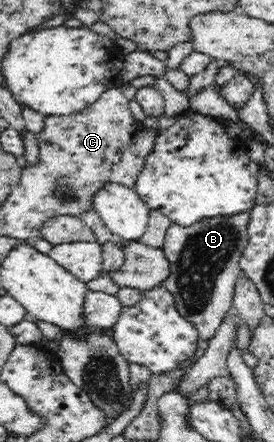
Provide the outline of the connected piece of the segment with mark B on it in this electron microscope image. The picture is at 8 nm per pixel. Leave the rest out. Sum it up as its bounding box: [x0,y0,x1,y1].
[160,208,252,340]

